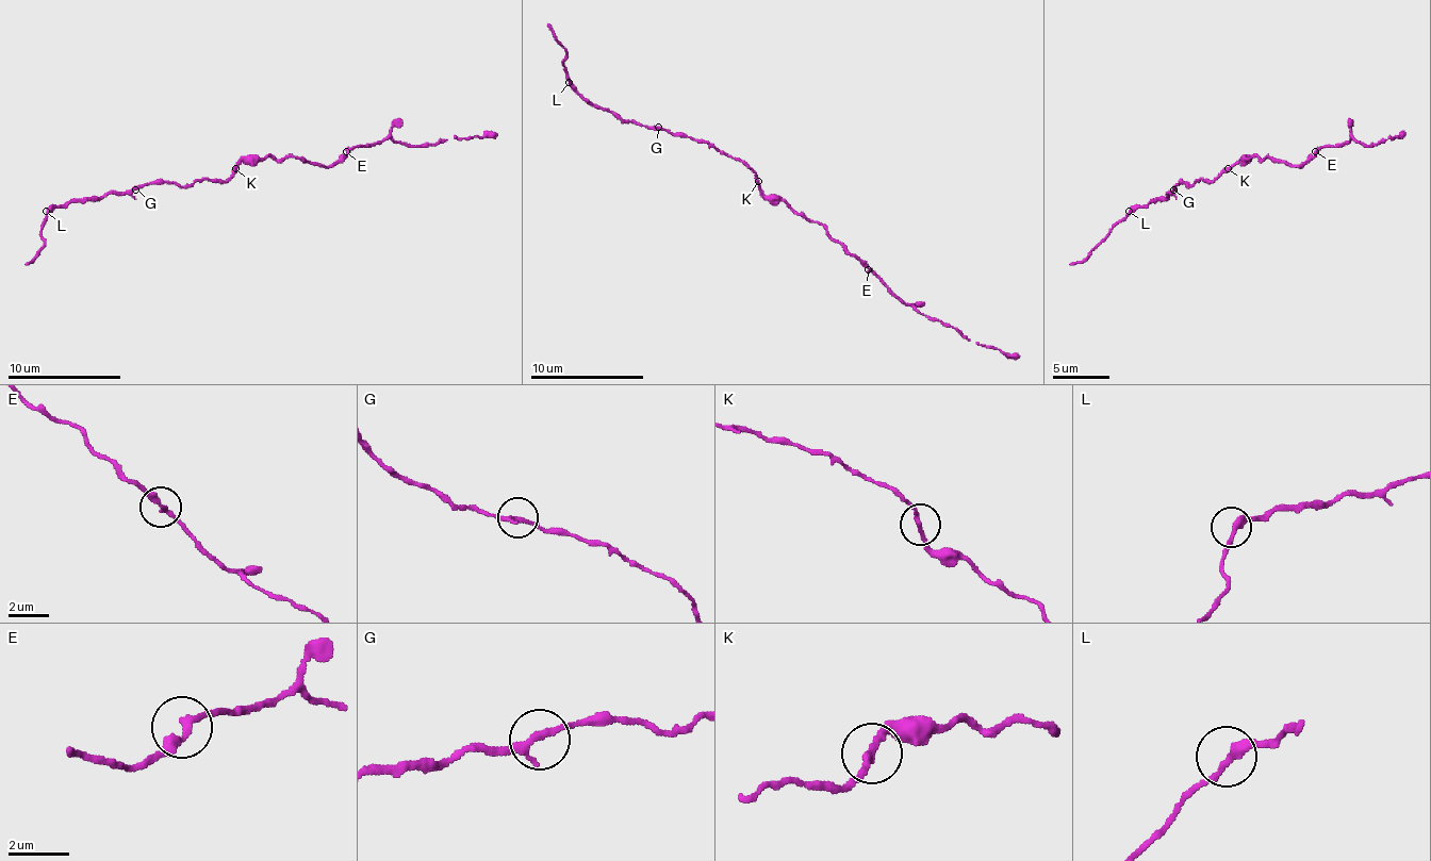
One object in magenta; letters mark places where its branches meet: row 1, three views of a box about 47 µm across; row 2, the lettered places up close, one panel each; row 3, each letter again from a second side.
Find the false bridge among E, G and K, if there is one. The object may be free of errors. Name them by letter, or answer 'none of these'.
none of these

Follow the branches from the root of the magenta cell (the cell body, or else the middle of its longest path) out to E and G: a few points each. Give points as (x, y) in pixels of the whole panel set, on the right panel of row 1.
E: (1236, 166), (1250, 158), (1259, 160), (1276, 158), (1281, 163), (1301, 166), (1315, 151)
G: (1236, 166), (1224, 168), (1213, 180), (1196, 180), (1190, 185), (1180, 183), (1173, 188)

